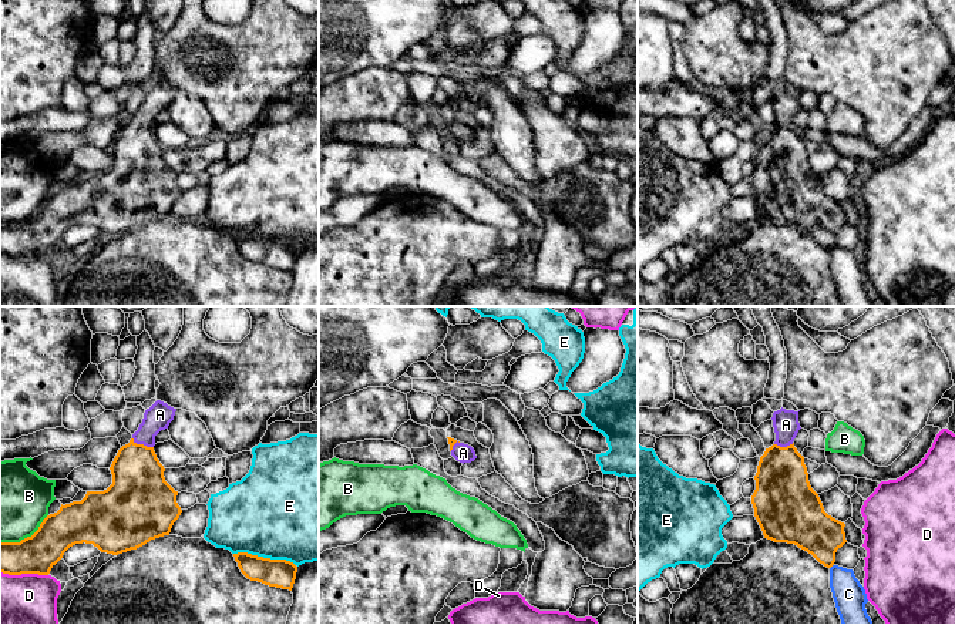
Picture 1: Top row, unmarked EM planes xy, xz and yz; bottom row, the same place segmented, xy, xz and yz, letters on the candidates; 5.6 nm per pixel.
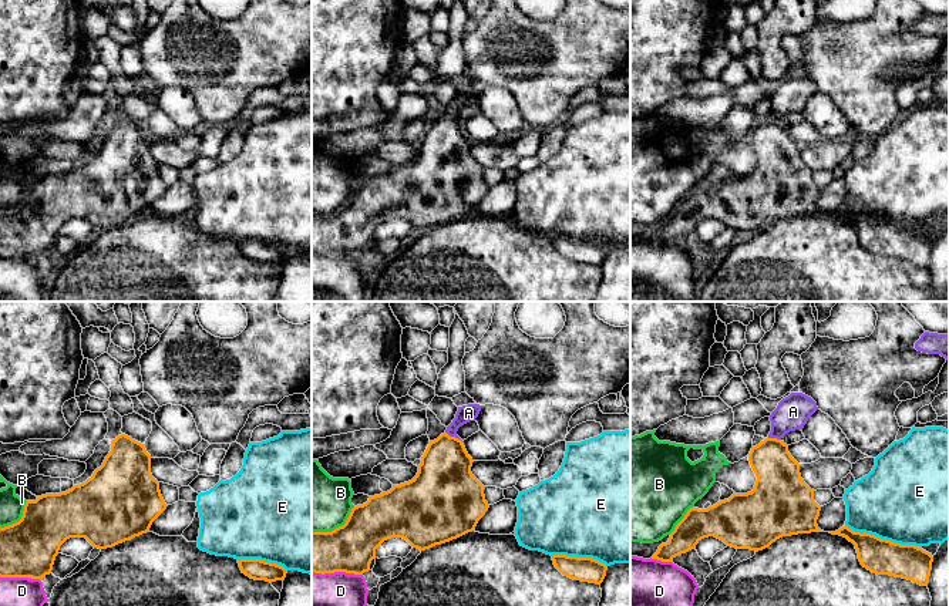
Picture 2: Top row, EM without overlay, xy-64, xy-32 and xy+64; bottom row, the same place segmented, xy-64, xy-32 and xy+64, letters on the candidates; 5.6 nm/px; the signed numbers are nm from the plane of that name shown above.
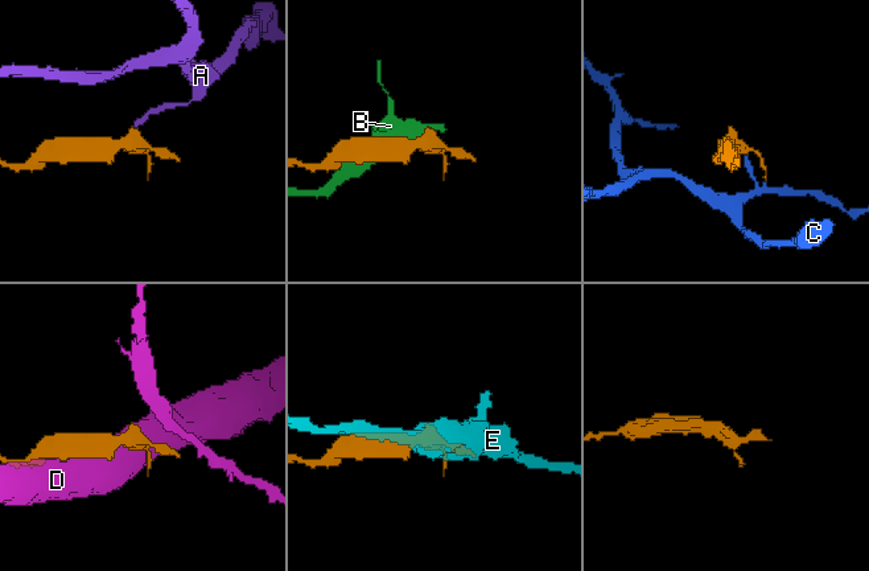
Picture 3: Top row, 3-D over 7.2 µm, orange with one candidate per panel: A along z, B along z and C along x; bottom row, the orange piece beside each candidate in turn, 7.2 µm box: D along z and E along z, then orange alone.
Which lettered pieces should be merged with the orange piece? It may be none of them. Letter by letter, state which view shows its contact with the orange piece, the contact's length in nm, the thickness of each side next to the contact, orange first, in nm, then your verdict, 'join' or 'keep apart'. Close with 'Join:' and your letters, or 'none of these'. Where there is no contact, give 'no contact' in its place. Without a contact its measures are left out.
A: contact in xy; length 130 nm; calibres 320 and 150 nm; join
B: contact in xy; length 320 nm; calibres 220 and 460 nm; keep apart
C: contact in yz; length 40 nm; calibres 240 and 180 nm; keep apart
D: contact in xy; length 280 nm; calibres 220 and 460 nm; keep apart
E: contact in xy; length 360 nm; calibres 160 and 480 nm; keep apart
Join: A

